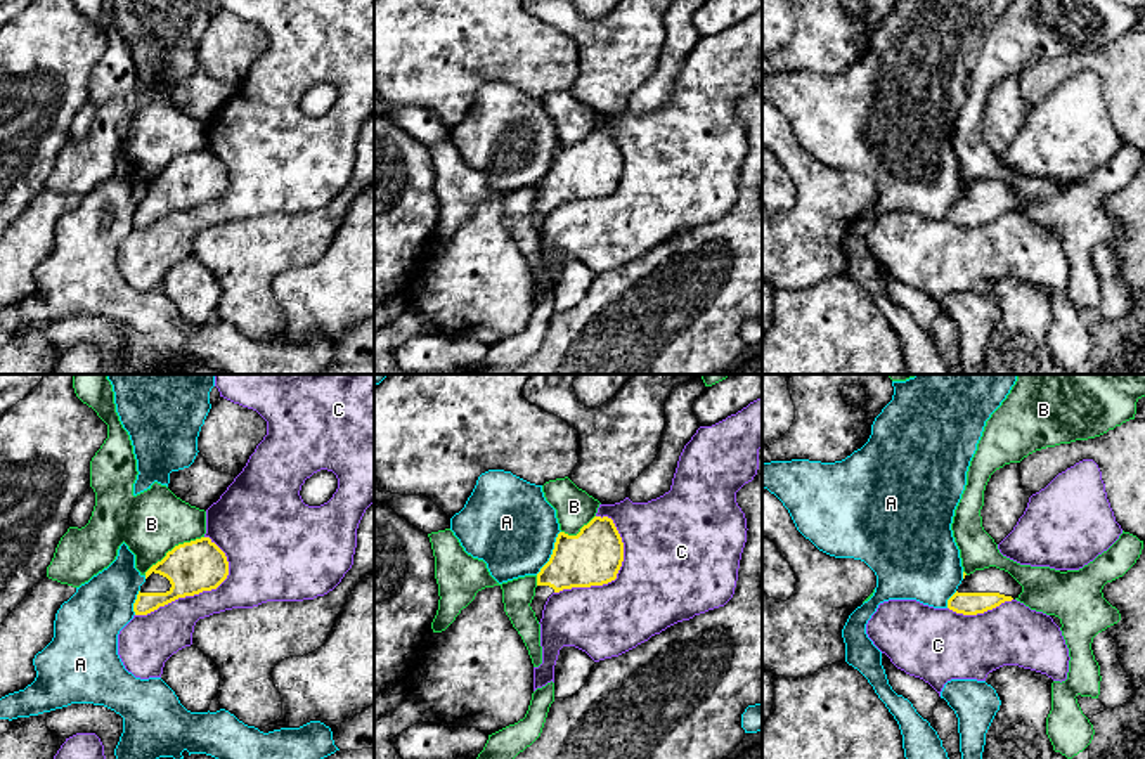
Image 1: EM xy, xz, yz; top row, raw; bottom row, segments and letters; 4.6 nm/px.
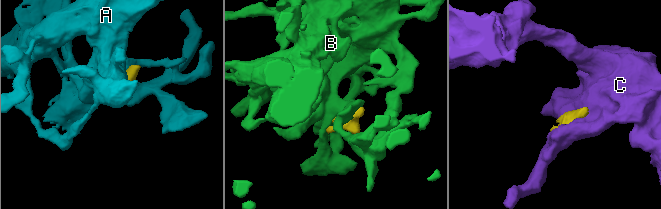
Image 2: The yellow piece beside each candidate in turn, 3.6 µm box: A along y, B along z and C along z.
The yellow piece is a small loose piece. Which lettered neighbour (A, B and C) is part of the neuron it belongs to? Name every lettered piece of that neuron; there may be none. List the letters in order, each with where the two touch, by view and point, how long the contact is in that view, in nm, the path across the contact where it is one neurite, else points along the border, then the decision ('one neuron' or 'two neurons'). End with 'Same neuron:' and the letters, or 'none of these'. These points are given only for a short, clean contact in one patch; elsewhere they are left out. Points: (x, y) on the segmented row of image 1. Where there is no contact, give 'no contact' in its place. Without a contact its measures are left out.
A: xz (553, 553) | 240 nm | along xz (560, 531), (549, 560), (536, 574) | two neurons
B: xy (175, 546) | 340 nm | two neurons
C: xy (193, 595) | 500 nm | two neurons
Same neuron: none of these

